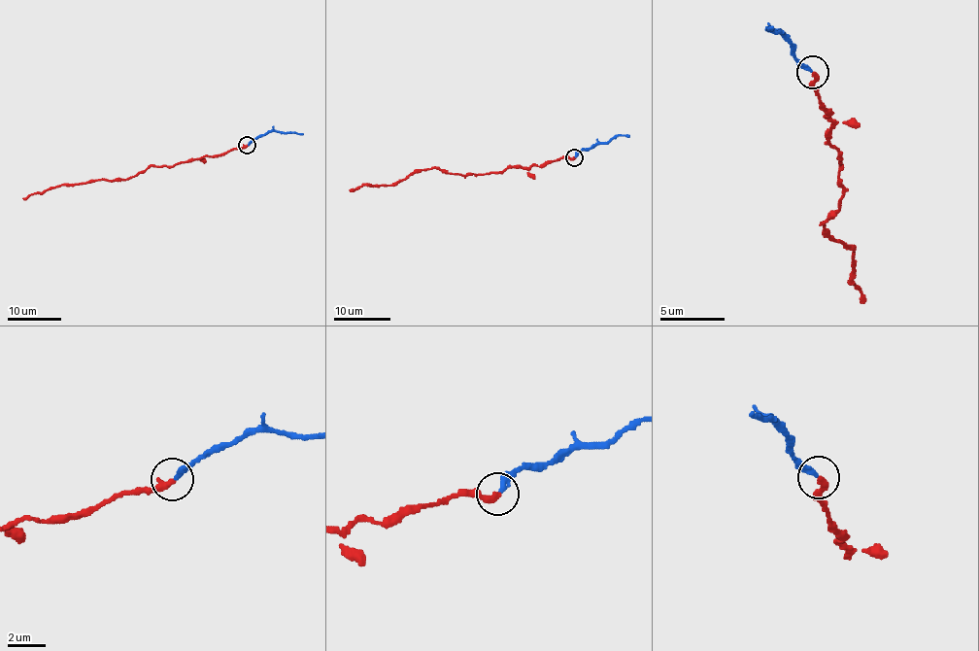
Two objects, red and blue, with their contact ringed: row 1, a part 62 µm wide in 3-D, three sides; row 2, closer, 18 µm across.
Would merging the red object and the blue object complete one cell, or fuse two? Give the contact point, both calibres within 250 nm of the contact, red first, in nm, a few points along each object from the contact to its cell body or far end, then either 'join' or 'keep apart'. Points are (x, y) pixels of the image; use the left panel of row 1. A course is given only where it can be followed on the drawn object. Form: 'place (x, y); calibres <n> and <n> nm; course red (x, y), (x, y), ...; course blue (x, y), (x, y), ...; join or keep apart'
place (247, 145); calibres 360 and 320 nm; course red (248, 145), (172, 166), (149, 165), (130, 179), (90, 180), (22, 198); course blue (248, 144), (268, 132), (302, 135); join

